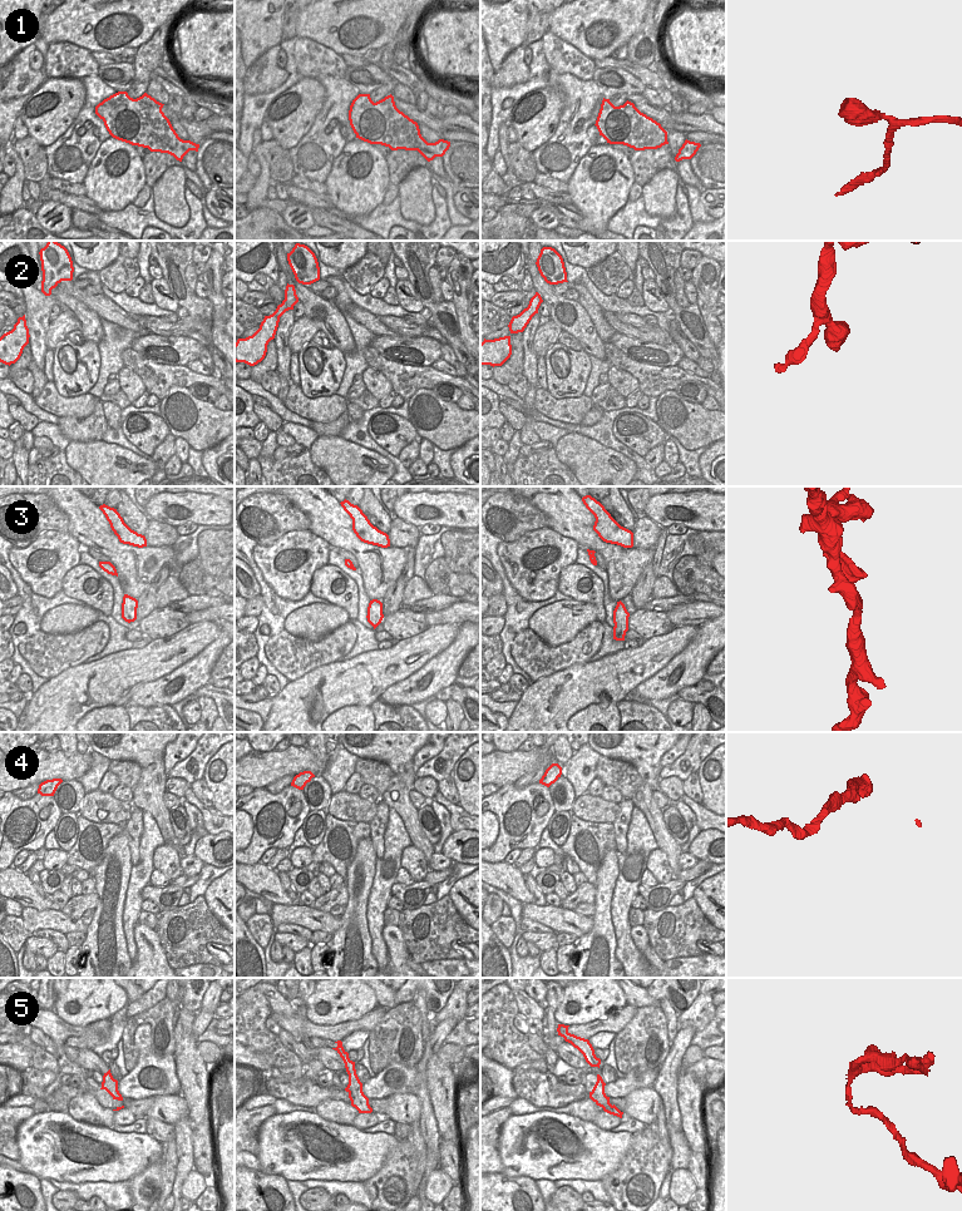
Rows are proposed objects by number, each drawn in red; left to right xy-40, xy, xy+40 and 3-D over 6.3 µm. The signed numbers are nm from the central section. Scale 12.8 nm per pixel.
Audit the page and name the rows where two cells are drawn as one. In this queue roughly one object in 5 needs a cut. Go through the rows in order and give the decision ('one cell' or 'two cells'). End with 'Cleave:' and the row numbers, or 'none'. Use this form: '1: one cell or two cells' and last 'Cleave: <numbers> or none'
1: one cell
2: one cell
3: one cell
4: one cell
5: one cell
Cleave: none

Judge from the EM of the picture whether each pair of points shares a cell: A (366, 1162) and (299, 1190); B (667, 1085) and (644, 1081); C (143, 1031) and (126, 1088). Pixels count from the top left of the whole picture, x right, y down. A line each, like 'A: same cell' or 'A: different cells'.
A: different cells
B: different cells
C: same cell

